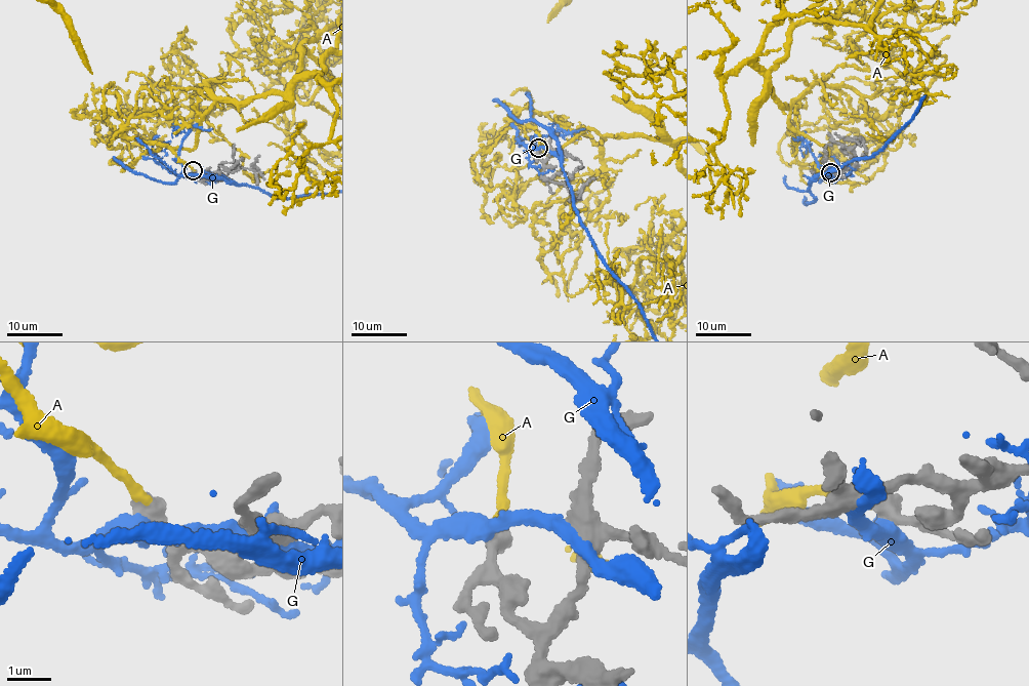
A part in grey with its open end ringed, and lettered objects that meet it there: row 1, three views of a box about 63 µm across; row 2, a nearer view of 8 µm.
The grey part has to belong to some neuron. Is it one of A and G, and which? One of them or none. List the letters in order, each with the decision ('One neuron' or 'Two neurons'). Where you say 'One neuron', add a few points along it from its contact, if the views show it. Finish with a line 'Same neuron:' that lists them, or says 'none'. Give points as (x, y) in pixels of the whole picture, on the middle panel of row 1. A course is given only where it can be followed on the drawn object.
A: One neuron
G: Two neurons
Same neuron: A

